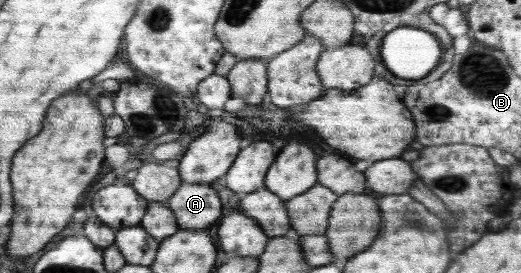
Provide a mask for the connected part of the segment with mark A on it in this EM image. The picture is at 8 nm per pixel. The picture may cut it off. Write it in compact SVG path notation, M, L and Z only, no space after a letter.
M181 182L166 204L175 214L178 229L203 231L221 217L217 192L205 183Z

